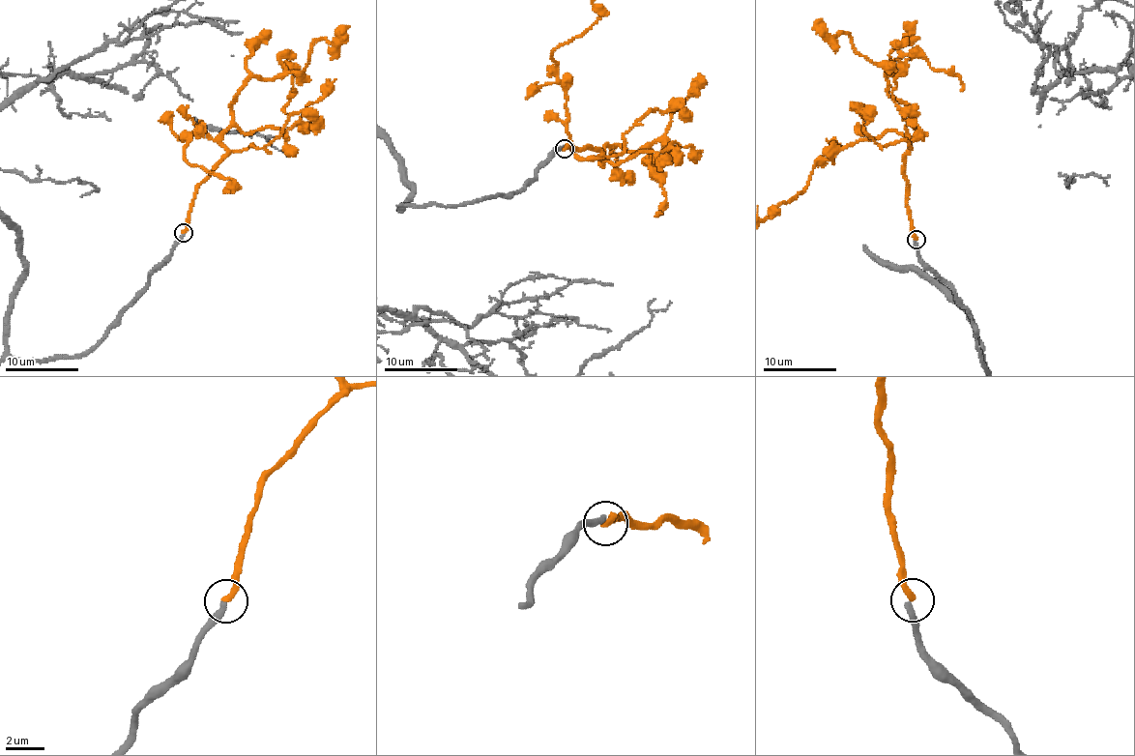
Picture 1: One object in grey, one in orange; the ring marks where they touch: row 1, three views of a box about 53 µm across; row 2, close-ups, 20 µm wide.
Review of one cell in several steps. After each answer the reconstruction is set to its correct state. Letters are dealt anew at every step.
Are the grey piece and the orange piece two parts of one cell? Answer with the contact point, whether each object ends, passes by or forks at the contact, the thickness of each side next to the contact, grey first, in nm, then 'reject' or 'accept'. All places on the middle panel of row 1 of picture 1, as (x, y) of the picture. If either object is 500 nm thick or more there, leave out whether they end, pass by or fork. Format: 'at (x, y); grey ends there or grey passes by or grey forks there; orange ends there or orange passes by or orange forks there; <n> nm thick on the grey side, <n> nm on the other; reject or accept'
at (564, 149); grey ends there; orange ends there; 340 nm thick on the grey side, 320 nm on the other; reject

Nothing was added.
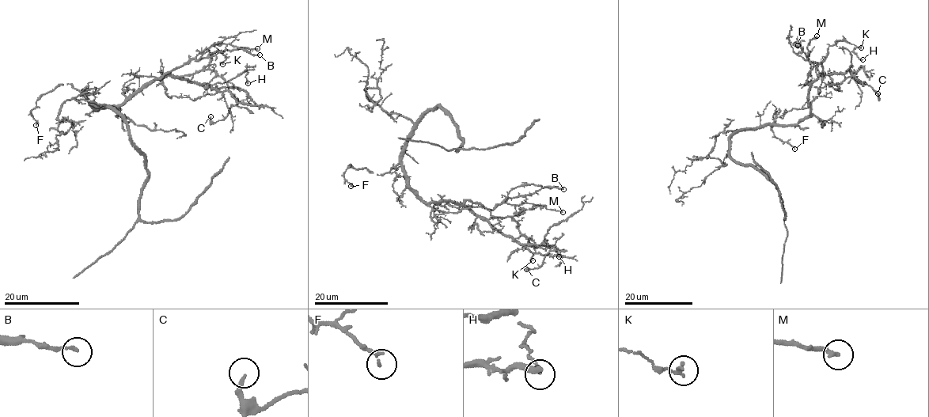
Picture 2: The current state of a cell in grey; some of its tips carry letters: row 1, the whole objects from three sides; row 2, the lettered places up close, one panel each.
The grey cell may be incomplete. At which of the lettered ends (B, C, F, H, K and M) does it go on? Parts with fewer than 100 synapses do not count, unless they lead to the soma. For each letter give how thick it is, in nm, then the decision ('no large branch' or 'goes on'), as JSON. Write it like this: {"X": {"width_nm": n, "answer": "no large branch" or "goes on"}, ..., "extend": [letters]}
{"B": {"width_nm": 150, "answer": "no large branch"}, "C": {"width_nm": 220, "answer": "no large branch"}, "F": {"width_nm": 180, "answer": "no large branch"}, "H": {"width_nm": 130, "answer": "no large branch"}, "K": {"width_nm": 140, "answer": "no large branch"}, "M": {"width_nm": 240, "answer": "no large branch"}, "extend": []}

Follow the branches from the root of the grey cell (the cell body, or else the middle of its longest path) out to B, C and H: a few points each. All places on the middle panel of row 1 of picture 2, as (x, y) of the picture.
B: (404, 144), (405, 182), (426, 202), (469, 200), (493, 210), (544, 187), (563, 189)
C: (404, 144), (401, 170), (405, 182), (423, 200), (460, 202), (513, 240), (548, 248), (544, 263), (526, 269)
H: (404, 144), (401, 170), (405, 182), (423, 200), (460, 202), (499, 232), (522, 244), (554, 245), (559, 256)

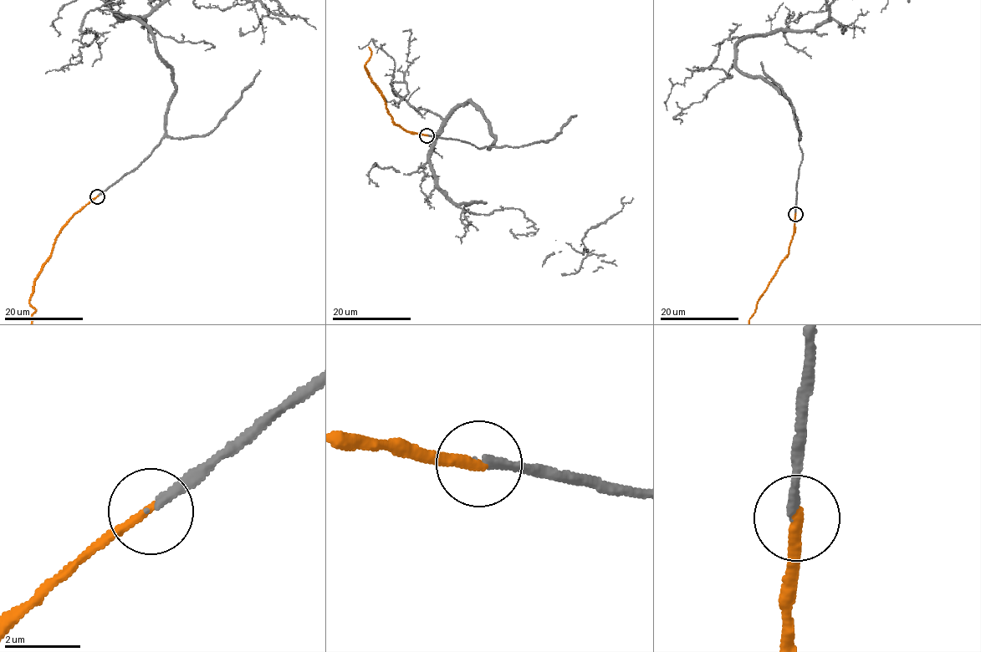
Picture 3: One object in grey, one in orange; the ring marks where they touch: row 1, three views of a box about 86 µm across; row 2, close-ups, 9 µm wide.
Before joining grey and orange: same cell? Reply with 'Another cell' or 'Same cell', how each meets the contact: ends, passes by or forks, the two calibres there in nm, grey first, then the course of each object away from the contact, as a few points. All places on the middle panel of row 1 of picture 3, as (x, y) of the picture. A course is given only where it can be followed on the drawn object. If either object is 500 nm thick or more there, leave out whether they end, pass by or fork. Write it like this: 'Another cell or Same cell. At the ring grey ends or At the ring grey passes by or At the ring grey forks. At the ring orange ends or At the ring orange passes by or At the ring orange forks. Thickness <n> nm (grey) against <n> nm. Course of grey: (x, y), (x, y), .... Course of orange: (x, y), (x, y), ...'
Same cell. At the ring grey ends. At the ring orange ends. Thickness 200 nm (grey) against 240 nm. Course of grey: (426, 134), (488, 150), (483, 111), (470, 101), (447, 121), (434, 181), (557, 247), (575, 249), (632, 197)

